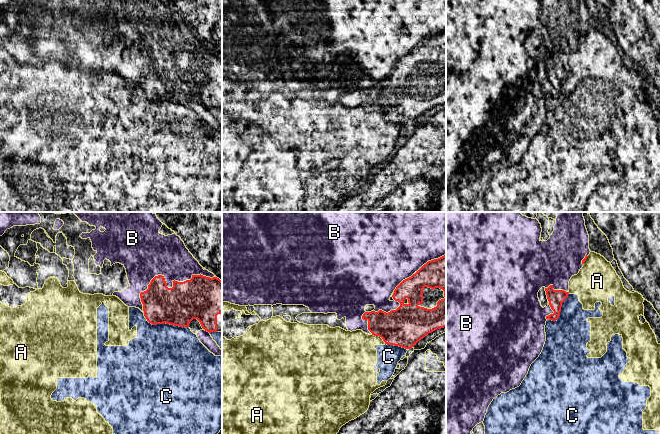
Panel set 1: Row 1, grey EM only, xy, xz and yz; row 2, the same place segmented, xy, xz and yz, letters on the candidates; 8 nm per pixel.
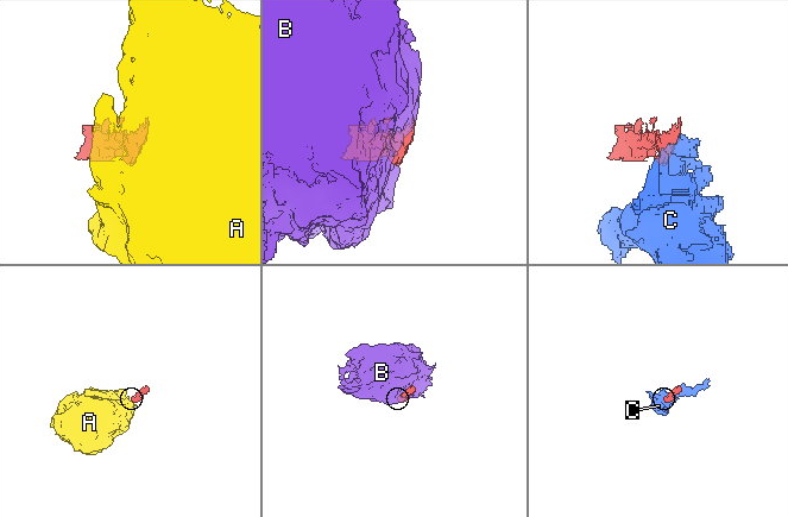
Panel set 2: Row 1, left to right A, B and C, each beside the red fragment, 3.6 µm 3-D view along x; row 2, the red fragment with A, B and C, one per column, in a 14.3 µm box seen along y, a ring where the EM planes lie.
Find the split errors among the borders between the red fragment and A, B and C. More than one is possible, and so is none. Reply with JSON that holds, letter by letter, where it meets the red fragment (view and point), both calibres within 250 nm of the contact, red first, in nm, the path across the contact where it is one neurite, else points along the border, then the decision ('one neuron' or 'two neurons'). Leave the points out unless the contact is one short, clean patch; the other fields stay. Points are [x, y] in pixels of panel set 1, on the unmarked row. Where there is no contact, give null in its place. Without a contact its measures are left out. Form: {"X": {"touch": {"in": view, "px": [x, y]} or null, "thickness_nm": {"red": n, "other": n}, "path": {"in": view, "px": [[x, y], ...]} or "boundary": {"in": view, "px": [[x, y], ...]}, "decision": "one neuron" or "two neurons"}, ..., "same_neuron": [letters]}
{"A": {"touch": {"in": "xz", "px": [379, 112]}, "thickness_nm": {"red": 320, "other": 340}, "boundary": {"in": "xz", "px": [[372, 110], [378, 111], [385, 119]]}, "decision": "two neurons"}, "B": {"touch": {"in": "xy", "px": [166, 61]}, "thickness_nm": {"red": 320, "other": 320}, "decision": "one neuron"}, "C": {"touch": {"in": "xy", "px": [164, 98]}, "thickness_nm": {"red": 320, "other": 480}, "decision": "two neurons"}, "same_neuron": ["B"]}

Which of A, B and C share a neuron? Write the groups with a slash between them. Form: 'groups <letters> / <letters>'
groups A C / B

